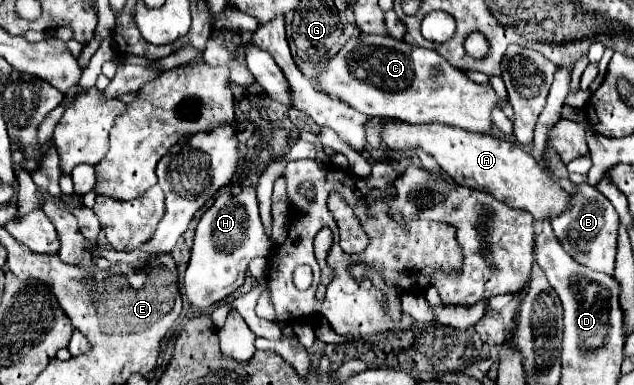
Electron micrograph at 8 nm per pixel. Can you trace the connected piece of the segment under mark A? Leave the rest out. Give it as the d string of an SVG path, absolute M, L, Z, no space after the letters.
M380 120L382 142L394 152L424 150L444 172L448 172L460 186L490 192L510 208L524 208L536 220L562 214L570 196L552 180L552 176L536 164L536 160L518 144L496 138L492 134L464 132L464 128L448 124L402 124L402 120Z

